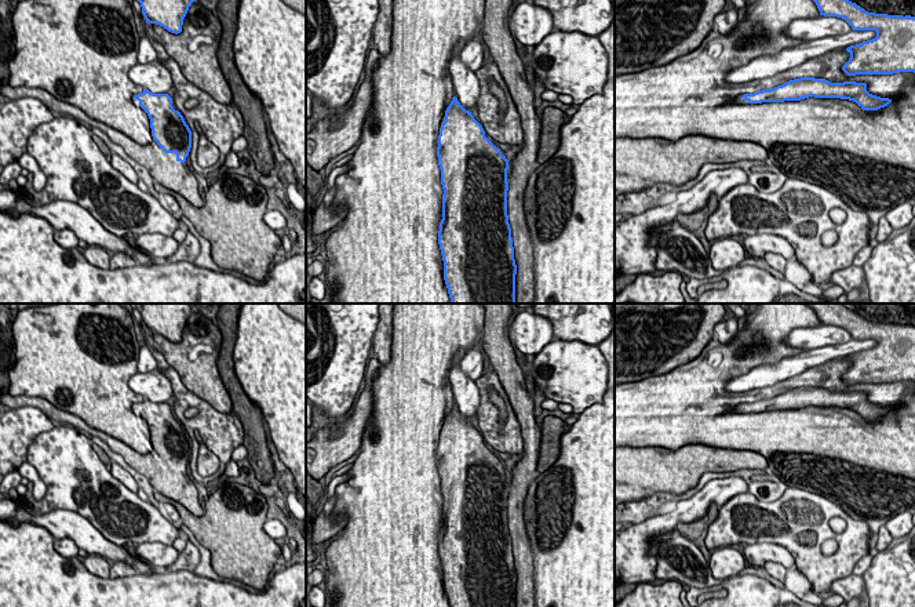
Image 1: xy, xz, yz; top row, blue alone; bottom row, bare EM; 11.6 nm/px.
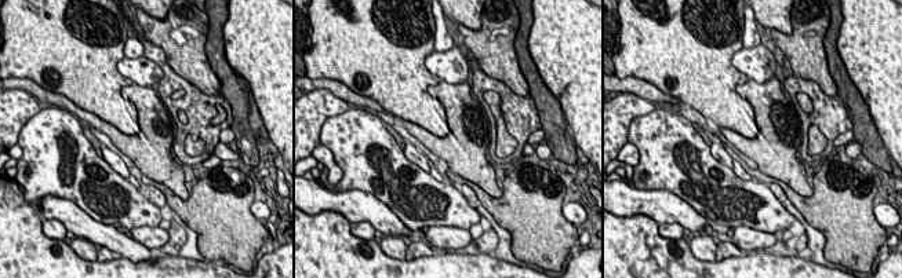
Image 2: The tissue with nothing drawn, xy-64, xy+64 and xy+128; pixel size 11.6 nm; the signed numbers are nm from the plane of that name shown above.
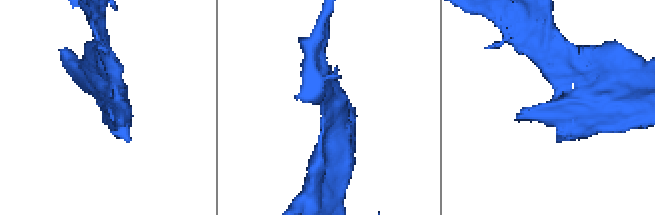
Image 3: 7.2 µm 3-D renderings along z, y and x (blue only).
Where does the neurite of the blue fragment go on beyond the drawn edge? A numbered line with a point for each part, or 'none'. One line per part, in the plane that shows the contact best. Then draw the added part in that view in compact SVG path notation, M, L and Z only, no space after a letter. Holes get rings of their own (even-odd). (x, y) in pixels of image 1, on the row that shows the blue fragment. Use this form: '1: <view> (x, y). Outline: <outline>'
1: xy (163, 167). Outline: M7 84L0 87L0 94L10 99L36 98L55 115L70 116L90 127L99 128L114 143L120 145L131 159L143 166L154 182L179 193L194 207L204 206L194 172L189 170L186 161L181 163L176 160L176 153L165 153L156 141L147 145L139 145L125 134L88 117L80 108L56 99L43 88L11 87Z

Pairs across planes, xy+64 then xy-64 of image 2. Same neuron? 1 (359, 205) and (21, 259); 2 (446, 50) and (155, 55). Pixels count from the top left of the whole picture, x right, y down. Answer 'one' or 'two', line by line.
1: two
2: two

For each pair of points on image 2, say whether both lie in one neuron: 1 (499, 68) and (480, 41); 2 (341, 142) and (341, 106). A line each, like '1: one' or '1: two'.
1: one
2: two

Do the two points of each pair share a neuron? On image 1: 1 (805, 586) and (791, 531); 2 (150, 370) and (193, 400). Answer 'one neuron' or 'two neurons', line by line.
1: two neurons
2: two neurons

